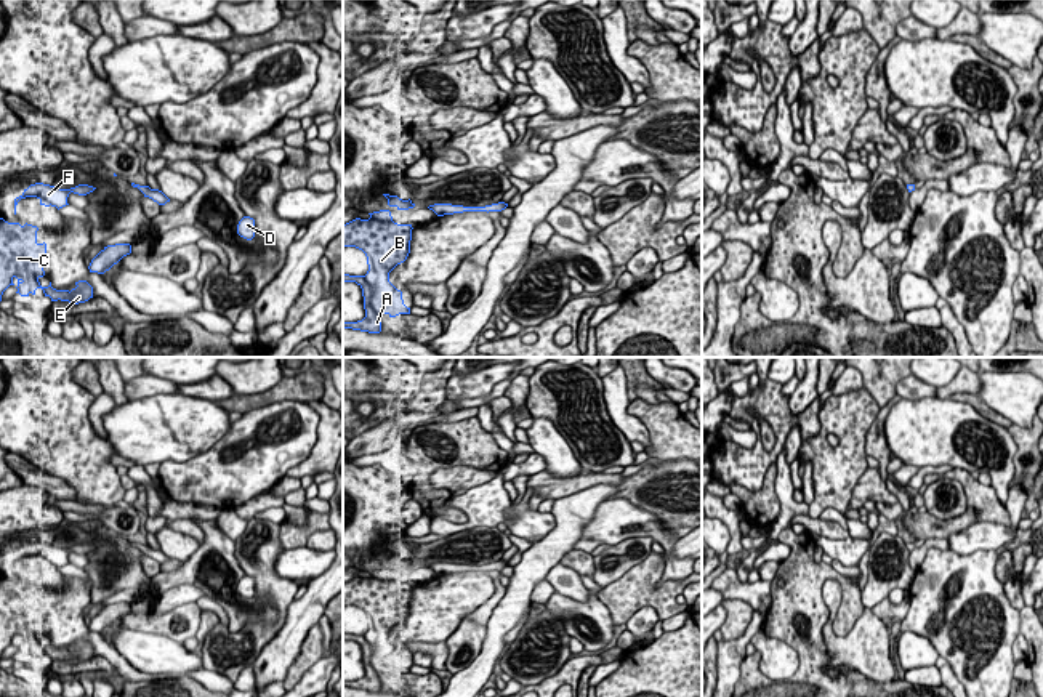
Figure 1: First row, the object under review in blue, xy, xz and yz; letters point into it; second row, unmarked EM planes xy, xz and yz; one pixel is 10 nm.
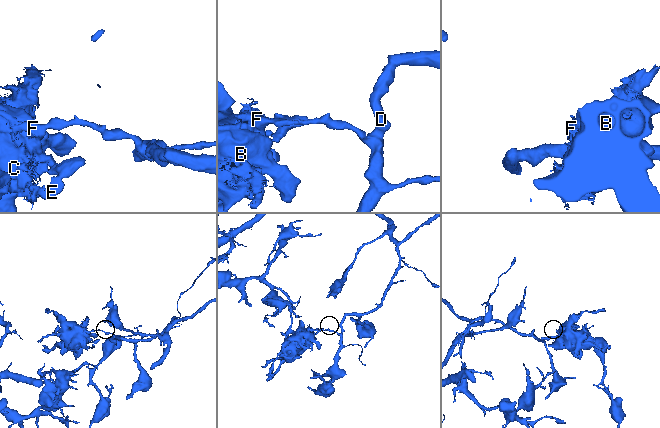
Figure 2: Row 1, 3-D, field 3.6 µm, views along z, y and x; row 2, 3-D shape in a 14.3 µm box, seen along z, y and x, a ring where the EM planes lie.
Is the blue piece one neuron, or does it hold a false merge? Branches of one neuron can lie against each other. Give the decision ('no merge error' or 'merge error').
no merge error

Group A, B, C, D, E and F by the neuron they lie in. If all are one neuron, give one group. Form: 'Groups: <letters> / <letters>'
Groups: A B C D E F

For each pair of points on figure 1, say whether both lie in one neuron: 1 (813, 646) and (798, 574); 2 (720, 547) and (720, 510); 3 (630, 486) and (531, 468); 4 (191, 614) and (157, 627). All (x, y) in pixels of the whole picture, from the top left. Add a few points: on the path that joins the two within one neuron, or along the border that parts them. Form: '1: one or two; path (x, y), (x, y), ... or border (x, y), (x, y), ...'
1: one; path (811, 628), (809, 619), (801, 611), (801, 592)
2: two; border (718, 518), (729, 532), (726, 550)
3: two; border (545, 470), (529, 476)
4: one; path (183, 614), (173, 616), (165, 624)

